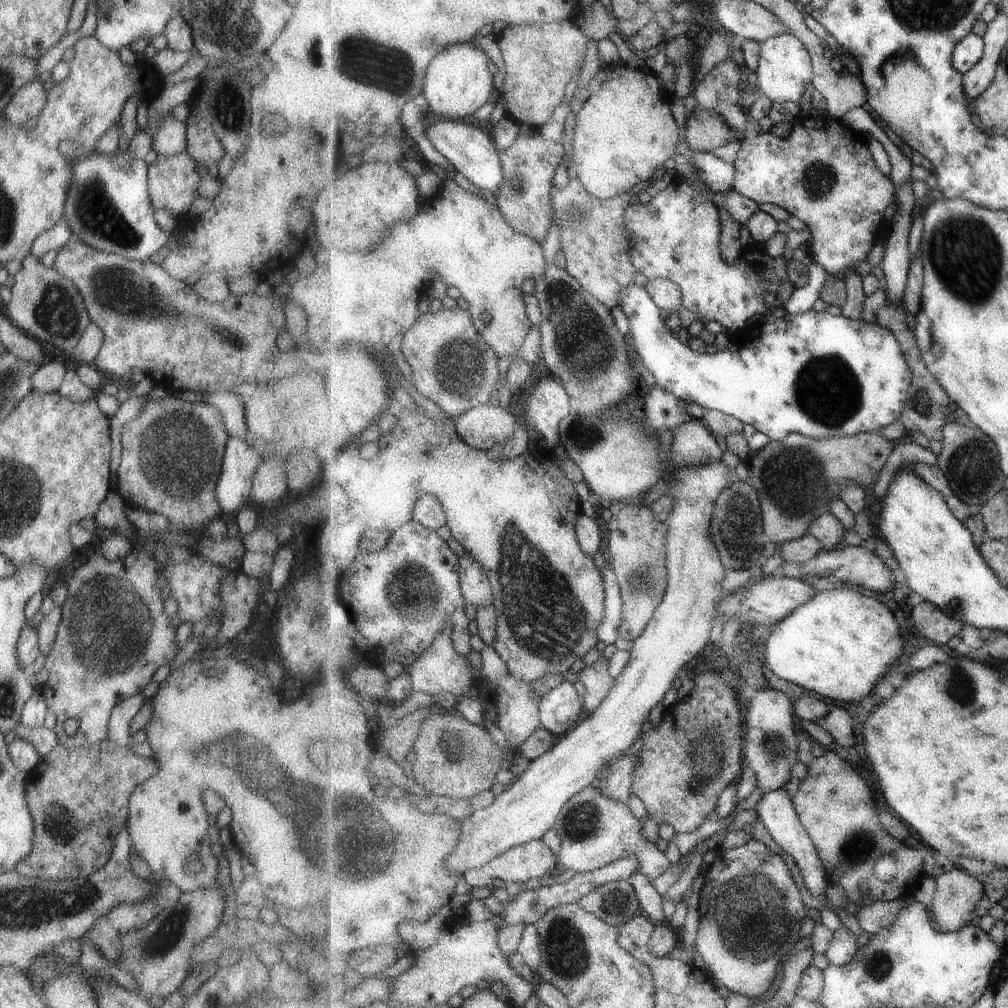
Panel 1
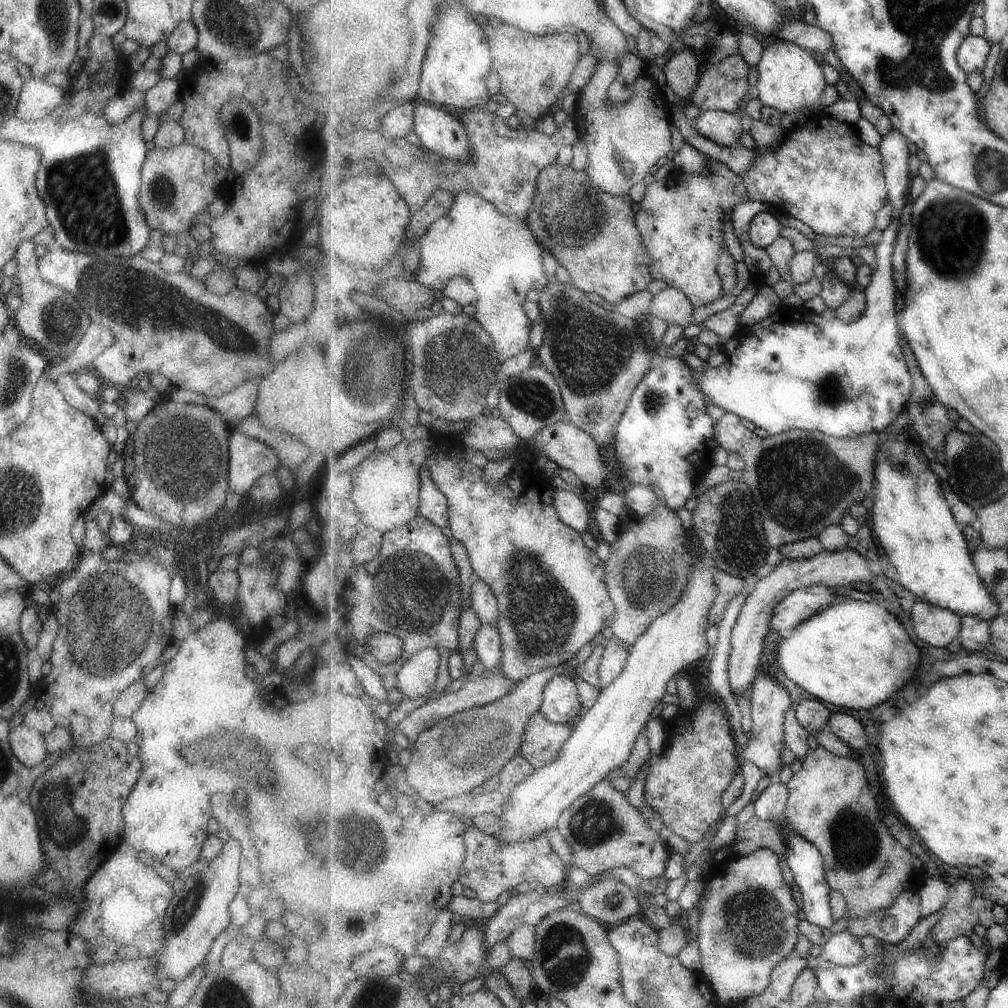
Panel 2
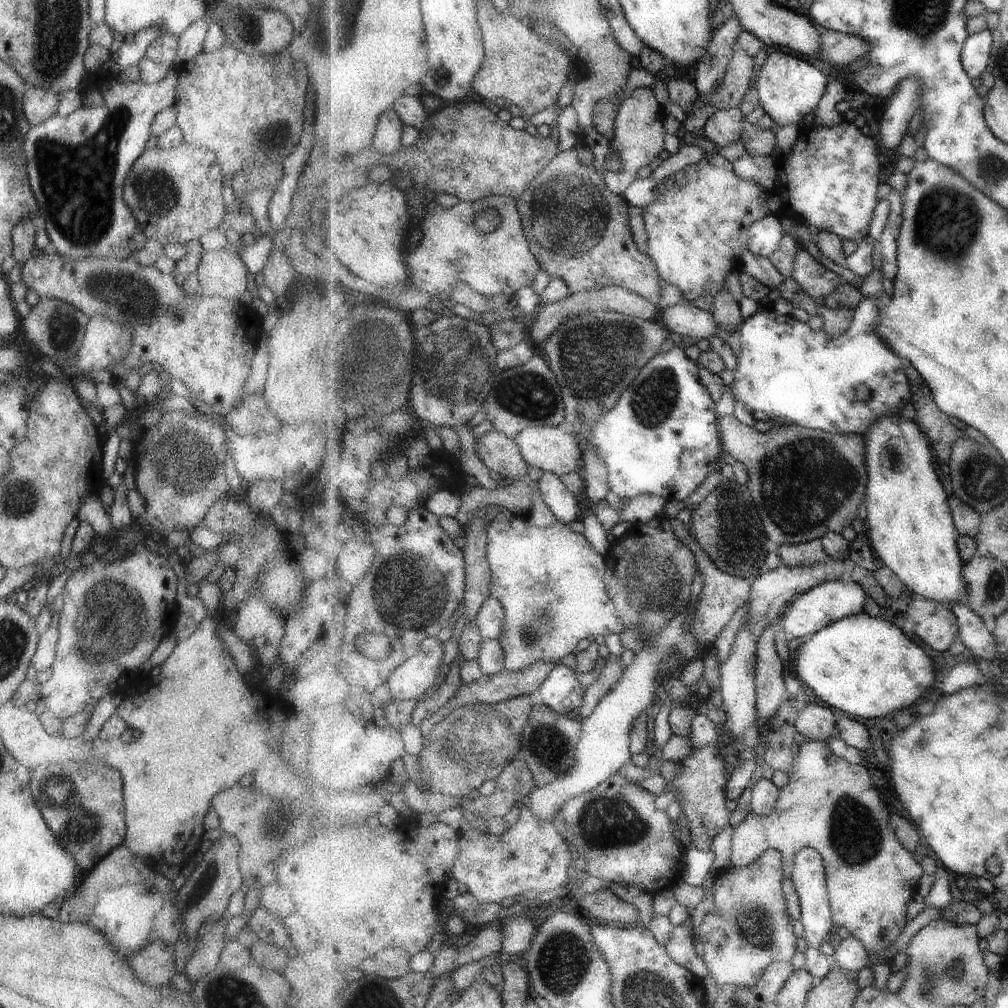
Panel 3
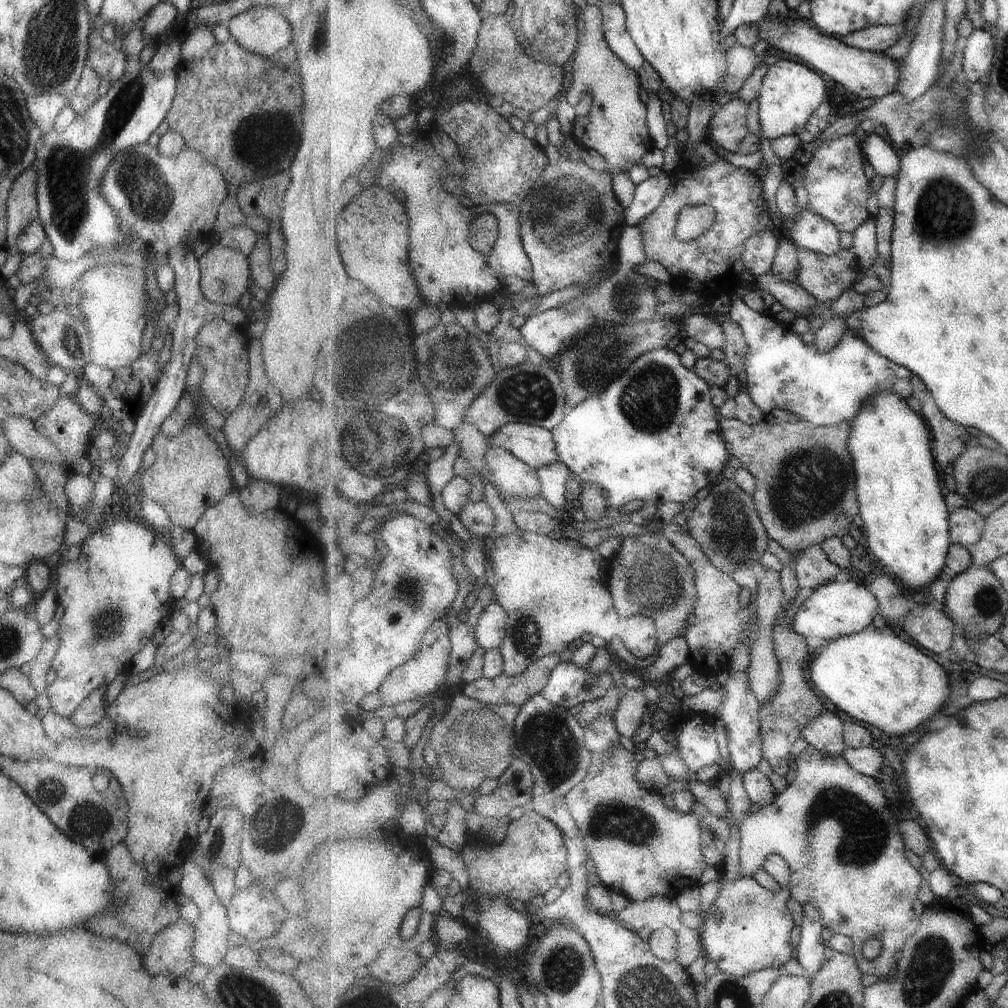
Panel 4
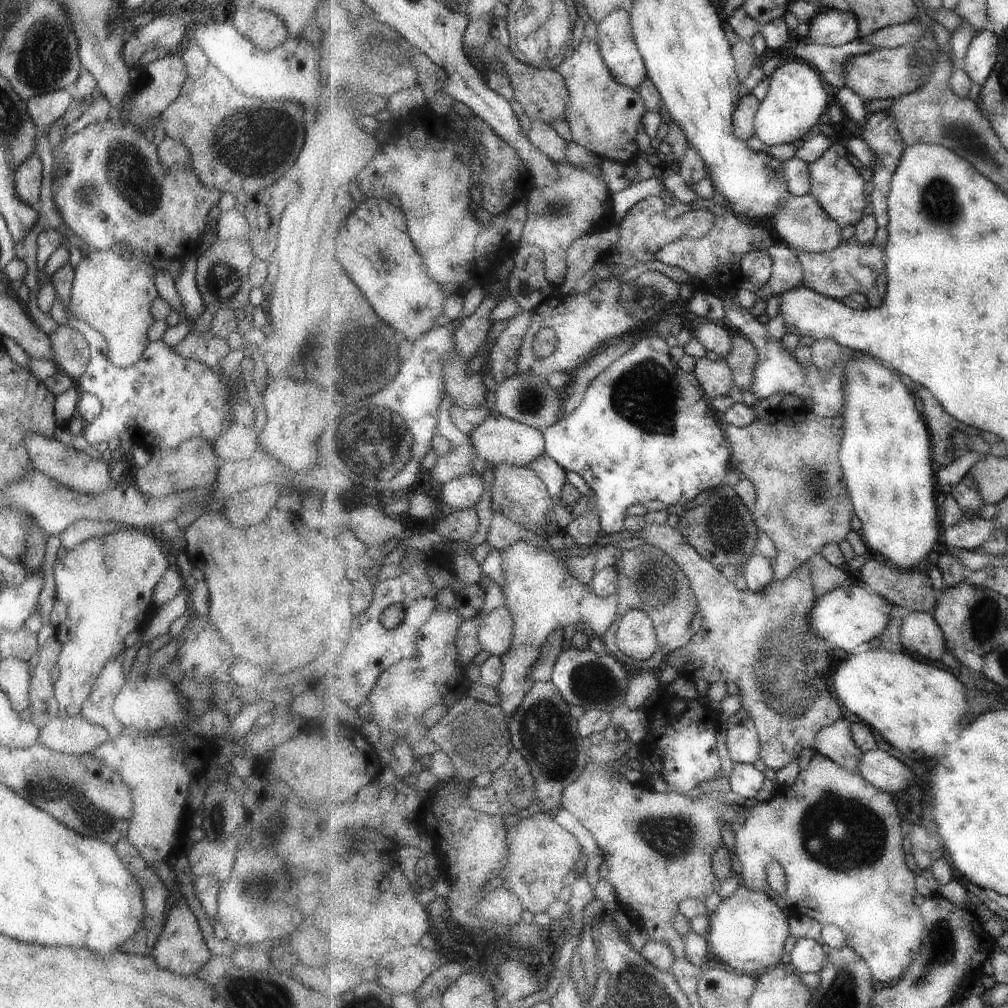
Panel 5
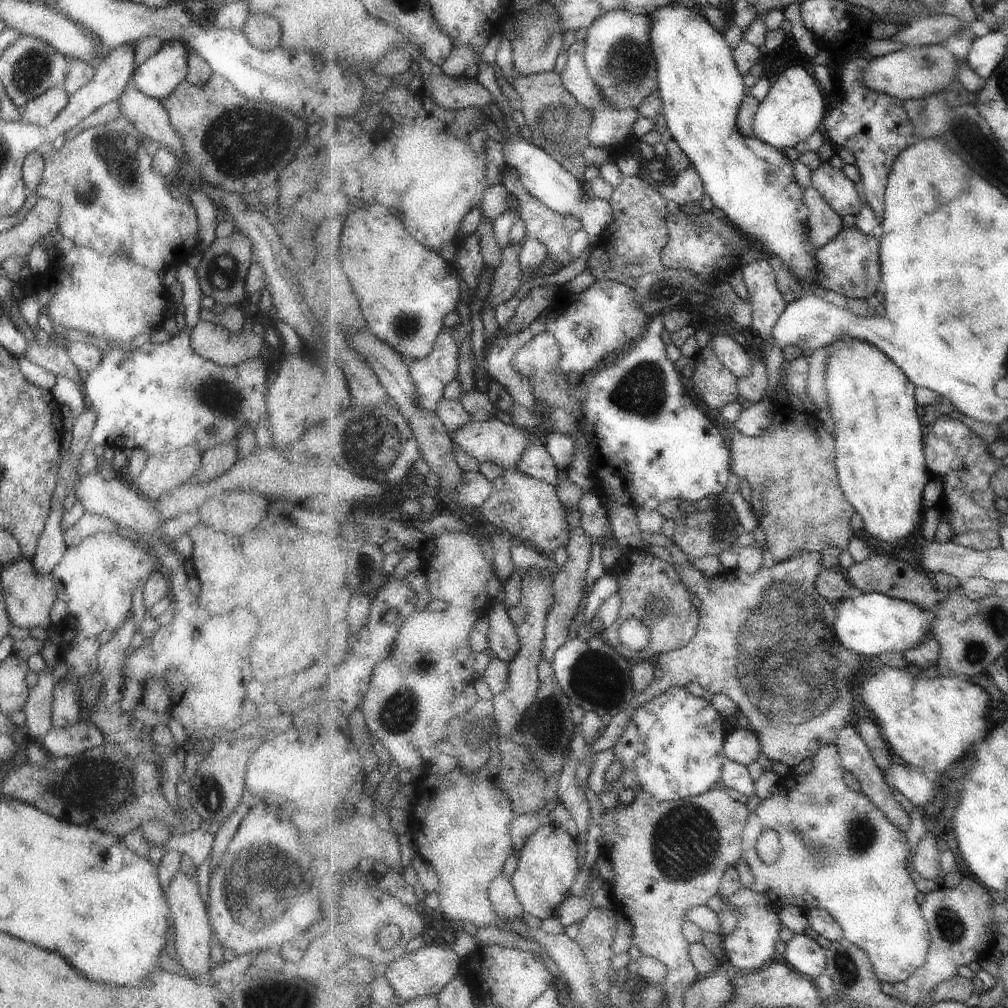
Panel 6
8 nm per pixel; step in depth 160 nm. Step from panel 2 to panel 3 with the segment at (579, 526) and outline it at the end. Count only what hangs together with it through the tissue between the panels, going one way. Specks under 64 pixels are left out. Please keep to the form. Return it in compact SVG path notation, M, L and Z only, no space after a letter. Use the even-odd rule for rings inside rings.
M543 472L537 481L540 496L545 504L551 508L559 521L571 524L579 518L581 508L575 498L575 493L567 488L562 477L552 472Z

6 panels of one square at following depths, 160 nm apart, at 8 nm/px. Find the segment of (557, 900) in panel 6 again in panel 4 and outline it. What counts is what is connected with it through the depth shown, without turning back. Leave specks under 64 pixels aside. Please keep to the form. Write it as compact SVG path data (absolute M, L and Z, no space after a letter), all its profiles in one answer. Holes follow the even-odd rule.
M534 810L528 811L520 820L510 823L507 828L507 834L504 841L498 846L488 845L481 840L474 839L472 843L464 845L461 851L464 856L467 868L471 872L471 882L467 886L478 898L483 897L503 897L508 901L518 900L528 907L535 896L544 896L545 892L557 884L557 878L567 872L567 846L566 838L558 825L555 825L546 817L540 816ZM487 847L492 850L487 854Z

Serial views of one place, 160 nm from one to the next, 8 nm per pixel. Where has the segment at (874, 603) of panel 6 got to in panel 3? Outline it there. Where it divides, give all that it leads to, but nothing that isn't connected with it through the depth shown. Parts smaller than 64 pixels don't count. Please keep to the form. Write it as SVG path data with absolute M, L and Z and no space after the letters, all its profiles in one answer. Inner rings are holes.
M850 579L825 581L806 593L799 593L785 608L786 616L781 626L788 638L803 638L819 632L822 628L832 625L847 617L858 617L867 610L870 594L860 585Z

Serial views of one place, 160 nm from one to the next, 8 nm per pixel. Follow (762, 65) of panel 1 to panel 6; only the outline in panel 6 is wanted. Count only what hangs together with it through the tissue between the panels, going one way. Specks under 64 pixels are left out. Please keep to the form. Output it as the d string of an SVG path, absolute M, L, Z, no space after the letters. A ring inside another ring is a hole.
M789 66L776 74L776 77L777 80L771 83L770 91L755 116L755 138L777 149L795 149L799 142L806 142L818 132L817 128L827 116L827 102L814 75L809 74L803 66Z

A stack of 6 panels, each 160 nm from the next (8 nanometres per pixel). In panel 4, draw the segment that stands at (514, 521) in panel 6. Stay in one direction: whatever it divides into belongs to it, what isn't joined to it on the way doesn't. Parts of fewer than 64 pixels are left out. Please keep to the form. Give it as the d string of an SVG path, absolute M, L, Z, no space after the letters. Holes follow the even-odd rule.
M490 446L485 466L499 492L511 498L535 498L541 495L538 470L499 446Z

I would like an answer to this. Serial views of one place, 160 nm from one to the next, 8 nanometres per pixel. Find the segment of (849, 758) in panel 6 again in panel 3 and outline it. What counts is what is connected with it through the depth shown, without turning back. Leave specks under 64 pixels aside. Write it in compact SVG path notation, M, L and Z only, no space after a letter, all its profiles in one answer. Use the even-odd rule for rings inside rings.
M817 703L803 705L803 714L798 720L801 735L809 740L825 741L839 737L838 717L828 706Z

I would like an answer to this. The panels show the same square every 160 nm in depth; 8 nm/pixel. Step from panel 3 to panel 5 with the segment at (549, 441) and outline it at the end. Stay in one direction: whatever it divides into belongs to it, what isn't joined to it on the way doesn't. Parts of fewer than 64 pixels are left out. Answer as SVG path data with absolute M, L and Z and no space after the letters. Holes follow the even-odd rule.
M497 414L489 416L484 424L481 424L475 432L471 432L470 436L479 457L493 466L513 464L529 467L535 460L546 455L546 441L541 430L505 416Z

